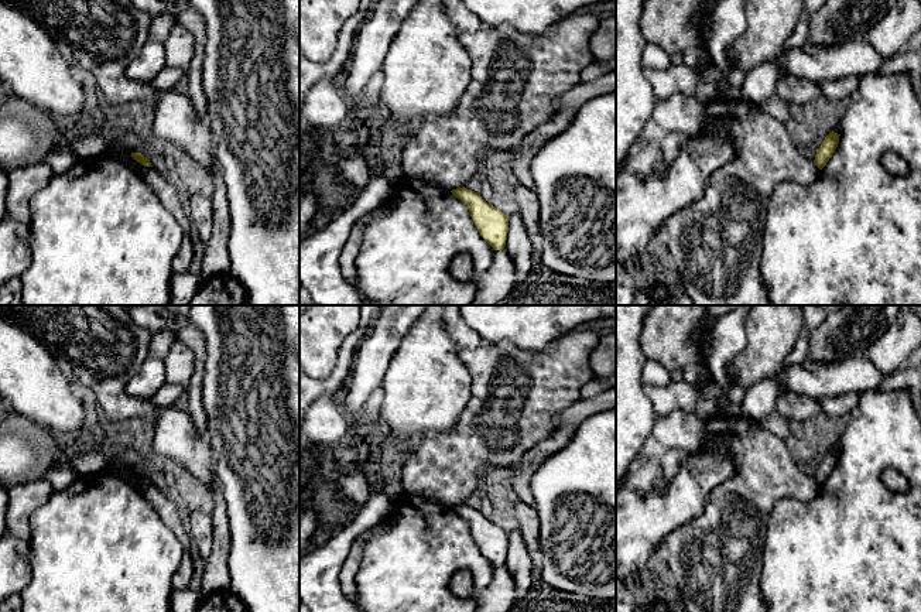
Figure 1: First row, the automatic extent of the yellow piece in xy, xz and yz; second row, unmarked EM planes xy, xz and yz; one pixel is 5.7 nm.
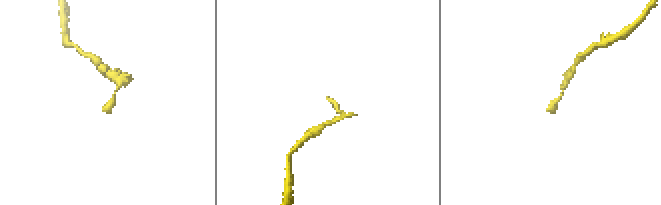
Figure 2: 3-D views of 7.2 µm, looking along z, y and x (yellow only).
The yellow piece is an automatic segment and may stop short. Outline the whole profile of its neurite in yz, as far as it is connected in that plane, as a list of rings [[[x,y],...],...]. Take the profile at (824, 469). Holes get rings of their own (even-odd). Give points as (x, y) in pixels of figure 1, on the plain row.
[[[833,447],[825,454],[825,457],[822,458],[821,464],[816,466],[816,472],[815,472],[815,482],[822,486],[826,479],[829,478],[829,475],[832,473],[832,471],[835,469],[838,461],[839,461],[839,452],[838,449],[835,449]]]

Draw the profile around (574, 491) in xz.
[[[616,408],[575,427],[569,442],[537,468],[530,486],[540,517],[542,582],[589,599],[616,599]]]

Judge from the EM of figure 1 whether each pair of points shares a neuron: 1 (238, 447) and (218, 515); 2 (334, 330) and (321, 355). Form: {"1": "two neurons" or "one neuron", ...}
{"1": "two neurons", "2": "one neuron"}

